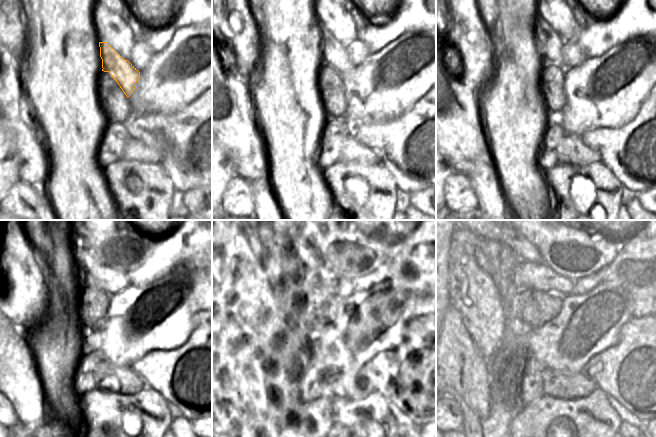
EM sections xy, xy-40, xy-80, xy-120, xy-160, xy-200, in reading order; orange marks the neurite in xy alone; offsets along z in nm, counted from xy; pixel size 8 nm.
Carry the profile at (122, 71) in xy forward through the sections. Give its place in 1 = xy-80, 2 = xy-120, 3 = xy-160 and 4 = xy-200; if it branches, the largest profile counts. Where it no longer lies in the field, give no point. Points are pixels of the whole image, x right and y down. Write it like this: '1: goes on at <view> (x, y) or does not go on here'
1: goes on at xy-80 (552, 53)
2: goes on at xy-120 (83, 254)
3: goes on at xy-160 (308, 258)
4: goes on at xy-200 (524, 250)

